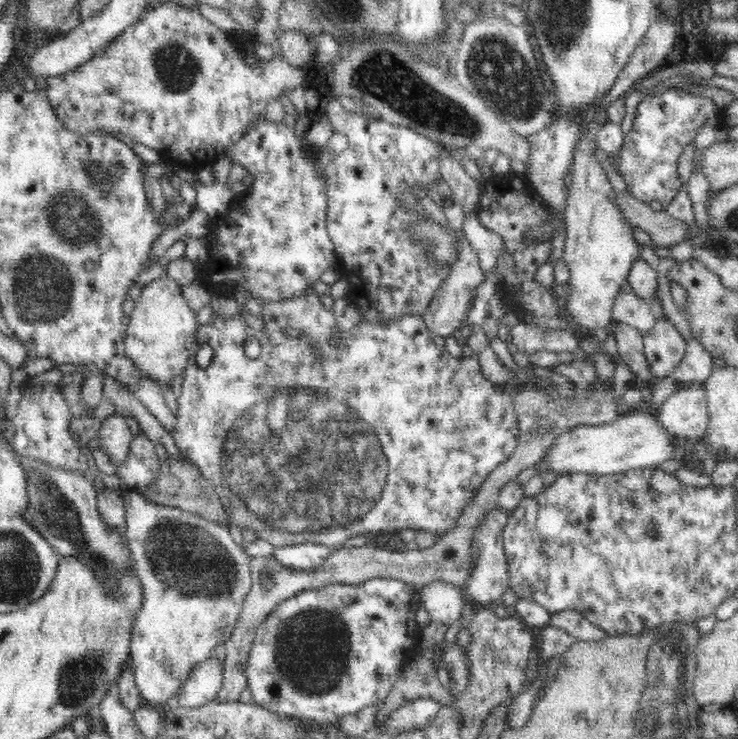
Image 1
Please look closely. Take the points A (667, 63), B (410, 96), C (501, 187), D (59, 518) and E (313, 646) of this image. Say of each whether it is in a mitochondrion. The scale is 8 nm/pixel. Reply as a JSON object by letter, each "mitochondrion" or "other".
{"A":"other","B":"mitochondrion","C":"other","D":"mitochondrion","E":"mitochondrion"}

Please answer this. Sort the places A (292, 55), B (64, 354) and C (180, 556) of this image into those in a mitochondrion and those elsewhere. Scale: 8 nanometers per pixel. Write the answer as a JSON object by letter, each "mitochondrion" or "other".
{"A":"other","B":"other","C":"mitochondrion"}

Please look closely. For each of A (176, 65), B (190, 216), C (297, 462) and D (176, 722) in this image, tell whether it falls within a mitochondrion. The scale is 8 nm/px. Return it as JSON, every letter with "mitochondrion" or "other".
{"A":"mitochondrion","B":"other","C":"mitochondrion","D":"other"}

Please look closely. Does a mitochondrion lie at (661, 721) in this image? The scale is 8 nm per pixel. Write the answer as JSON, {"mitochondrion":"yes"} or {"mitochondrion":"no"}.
{"mitochondrion":"yes"}

